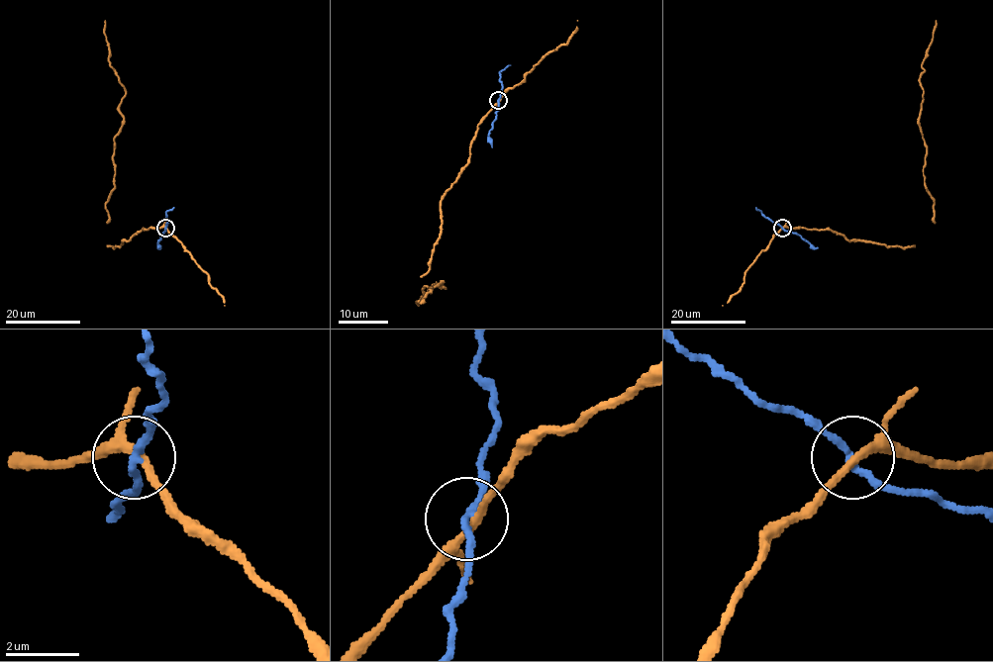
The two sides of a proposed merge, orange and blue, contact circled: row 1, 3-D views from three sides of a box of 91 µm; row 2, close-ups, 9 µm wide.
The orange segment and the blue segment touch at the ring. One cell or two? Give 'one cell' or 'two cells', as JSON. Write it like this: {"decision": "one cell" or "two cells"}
{"decision": "two cells"}

